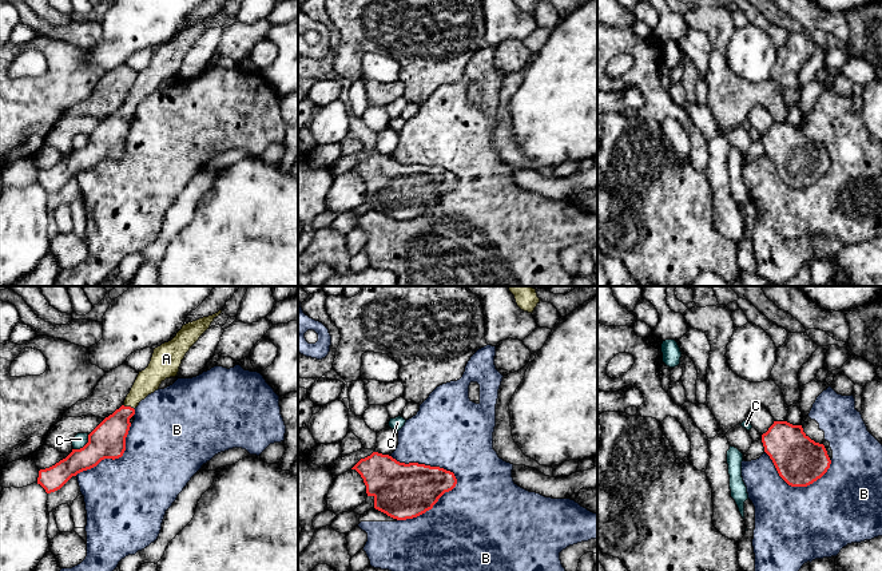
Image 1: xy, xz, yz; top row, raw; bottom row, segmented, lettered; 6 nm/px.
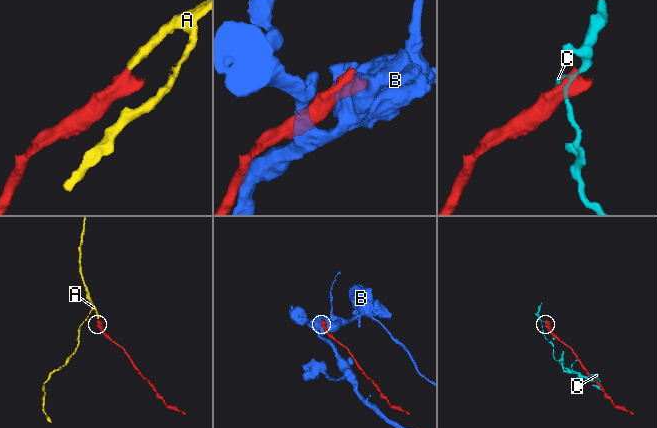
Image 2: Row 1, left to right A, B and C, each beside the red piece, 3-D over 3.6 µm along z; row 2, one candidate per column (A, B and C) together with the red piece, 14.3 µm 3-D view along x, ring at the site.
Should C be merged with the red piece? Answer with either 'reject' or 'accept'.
reject

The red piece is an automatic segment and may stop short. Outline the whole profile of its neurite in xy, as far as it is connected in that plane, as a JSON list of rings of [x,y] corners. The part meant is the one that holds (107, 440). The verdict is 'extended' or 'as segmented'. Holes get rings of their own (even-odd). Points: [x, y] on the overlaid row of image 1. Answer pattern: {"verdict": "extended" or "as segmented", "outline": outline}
{"verdict": "extended", "outline": [[[222,310],[183,325],[171,341],[155,348],[148,366],[139,372],[124,404],[88,435],[88,443],[83,448],[72,449],[65,459],[40,469],[37,484],[51,493],[60,489],[72,476],[96,467],[102,460],[122,457],[135,408],[158,390],[166,378],[178,376],[186,353],[220,313]]]}

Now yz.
{"verdict": "as segmented", "outline": [[[774,421],[762,443],[779,476],[791,487],[807,487],[830,468],[825,445],[811,440],[802,425]]]}

